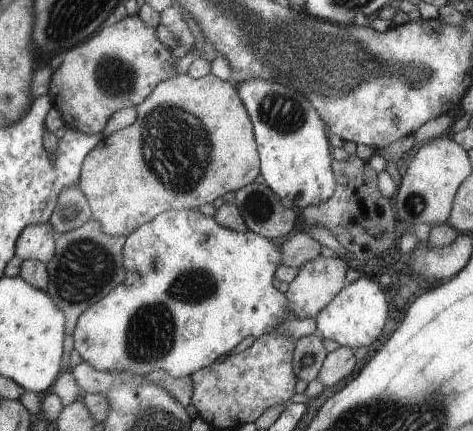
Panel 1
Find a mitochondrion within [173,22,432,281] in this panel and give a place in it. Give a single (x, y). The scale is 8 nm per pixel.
(281, 112)

